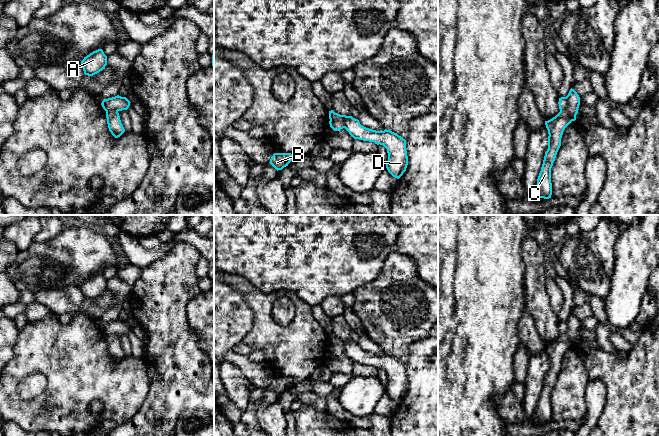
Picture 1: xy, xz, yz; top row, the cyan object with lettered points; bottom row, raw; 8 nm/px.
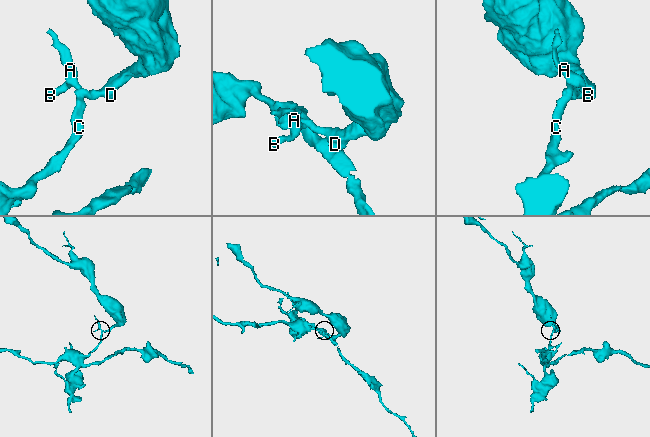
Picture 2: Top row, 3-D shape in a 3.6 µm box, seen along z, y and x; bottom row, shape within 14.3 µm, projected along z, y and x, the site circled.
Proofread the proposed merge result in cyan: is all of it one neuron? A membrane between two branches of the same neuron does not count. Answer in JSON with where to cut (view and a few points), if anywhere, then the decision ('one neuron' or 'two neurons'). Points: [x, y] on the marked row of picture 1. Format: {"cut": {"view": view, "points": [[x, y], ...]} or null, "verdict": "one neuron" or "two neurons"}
{"cut": {"view": "yz", "points": [[566, 97], [567, 106], [560, 110]]}, "verdict": "two neurons"}

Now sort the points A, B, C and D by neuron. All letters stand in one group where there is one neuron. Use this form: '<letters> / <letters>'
A B C / D

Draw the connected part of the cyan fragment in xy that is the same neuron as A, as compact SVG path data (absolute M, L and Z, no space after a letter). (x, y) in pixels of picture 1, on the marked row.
M102 49L93 51L81 61L84 74L93 76L102 71L107 65L107 56Z

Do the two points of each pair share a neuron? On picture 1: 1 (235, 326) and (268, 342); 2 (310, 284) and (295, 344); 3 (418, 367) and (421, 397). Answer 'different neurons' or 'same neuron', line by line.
1: different neurons
2: different neurons
3: same neuron

